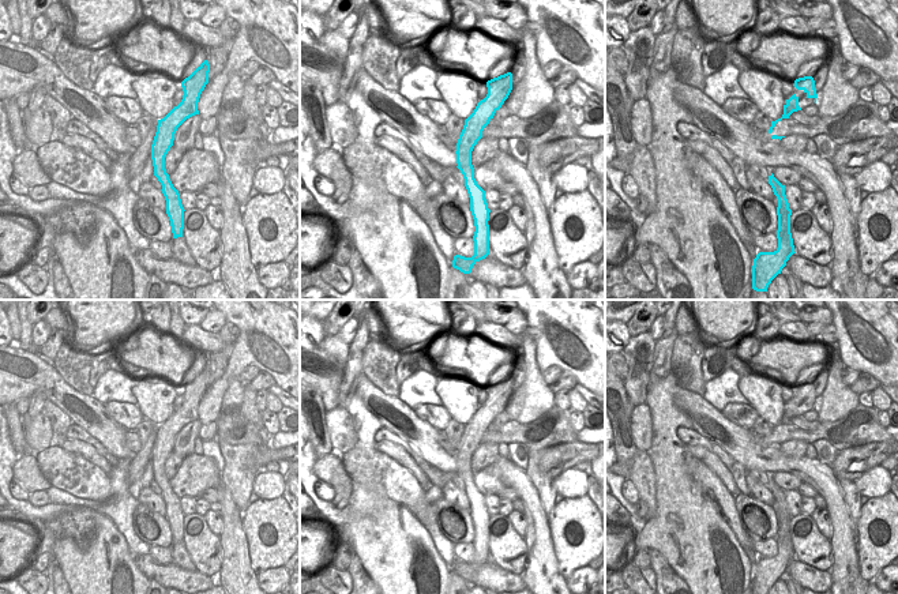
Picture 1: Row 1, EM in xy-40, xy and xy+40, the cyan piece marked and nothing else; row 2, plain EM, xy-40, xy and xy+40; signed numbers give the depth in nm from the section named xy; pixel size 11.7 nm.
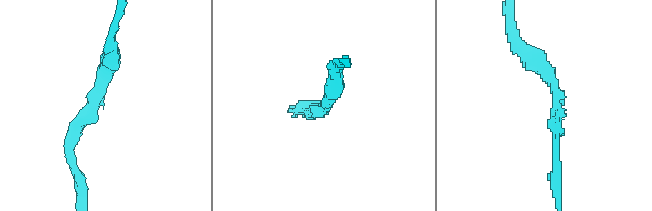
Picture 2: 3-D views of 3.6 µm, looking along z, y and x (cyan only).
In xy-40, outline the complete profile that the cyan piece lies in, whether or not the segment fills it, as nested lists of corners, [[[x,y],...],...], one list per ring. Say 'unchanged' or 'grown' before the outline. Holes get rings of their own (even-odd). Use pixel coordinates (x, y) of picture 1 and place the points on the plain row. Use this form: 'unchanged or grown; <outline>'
unchanged; [[[204,365],[188,383],[181,387],[184,396],[181,407],[174,411],[164,424],[158,425],[157,437],[151,450],[151,465],[154,481],[162,490],[166,505],[166,519],[170,526],[173,544],[183,542],[184,512],[180,499],[173,492],[165,474],[165,462],[173,451],[177,433],[189,422],[199,420],[198,407],[202,396],[208,388],[210,369]]]

